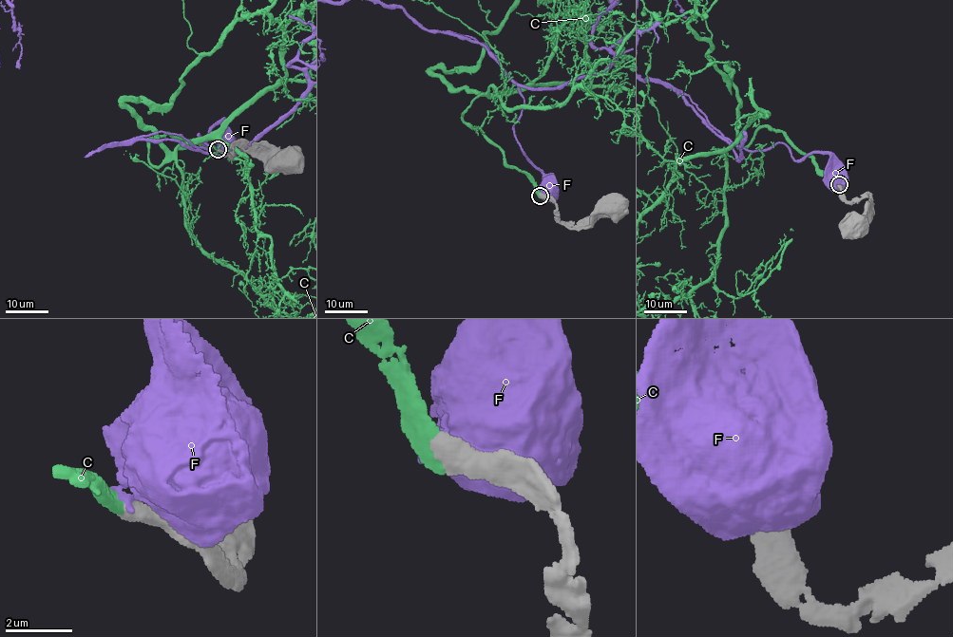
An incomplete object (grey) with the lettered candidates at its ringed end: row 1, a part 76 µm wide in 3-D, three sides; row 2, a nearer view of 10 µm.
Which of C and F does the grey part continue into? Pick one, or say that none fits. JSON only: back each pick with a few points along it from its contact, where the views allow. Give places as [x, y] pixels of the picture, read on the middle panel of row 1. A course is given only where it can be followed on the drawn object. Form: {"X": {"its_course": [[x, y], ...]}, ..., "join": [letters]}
{"join": ["C"]}

